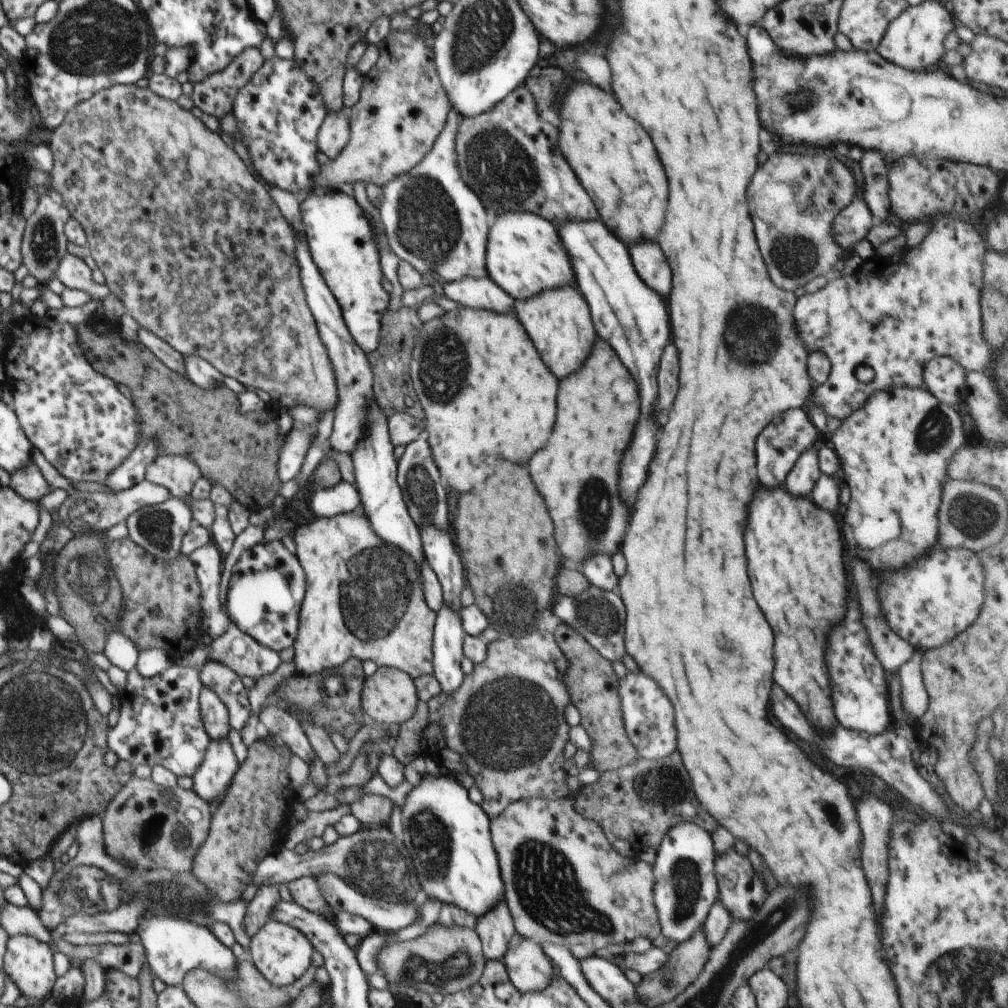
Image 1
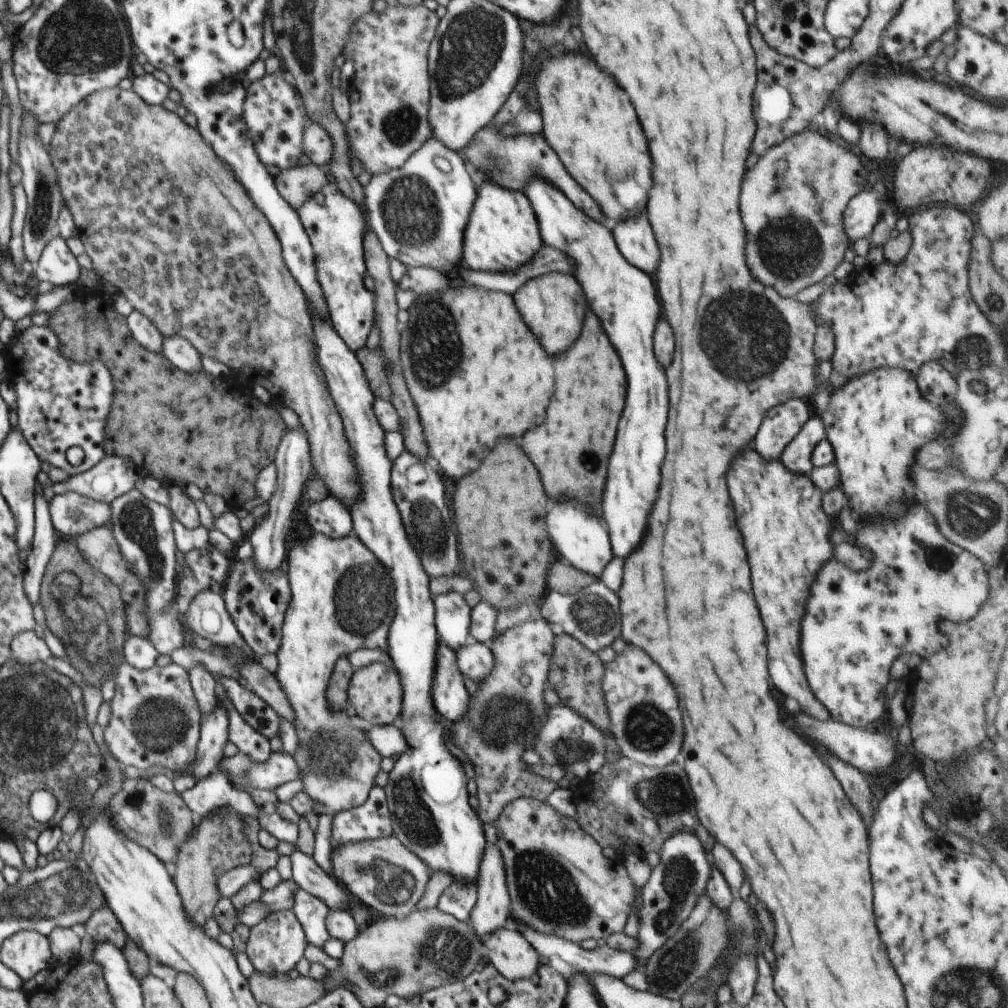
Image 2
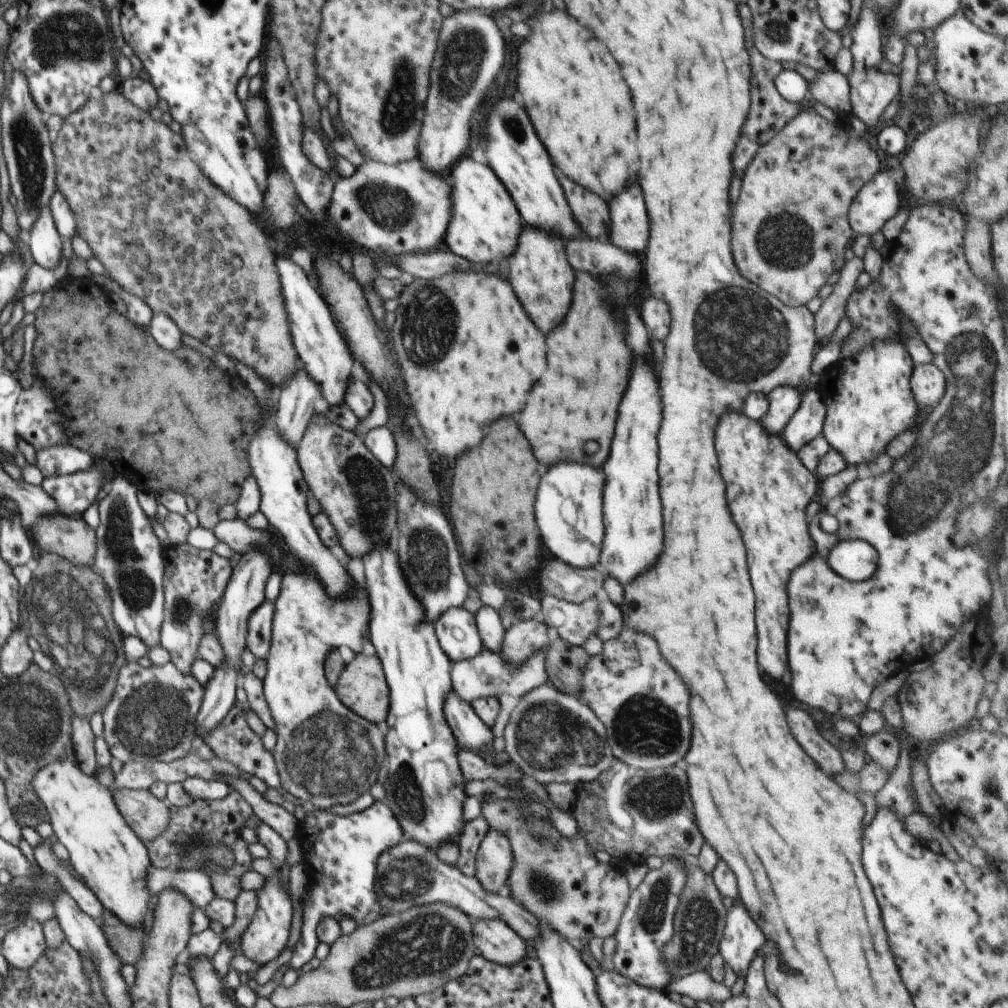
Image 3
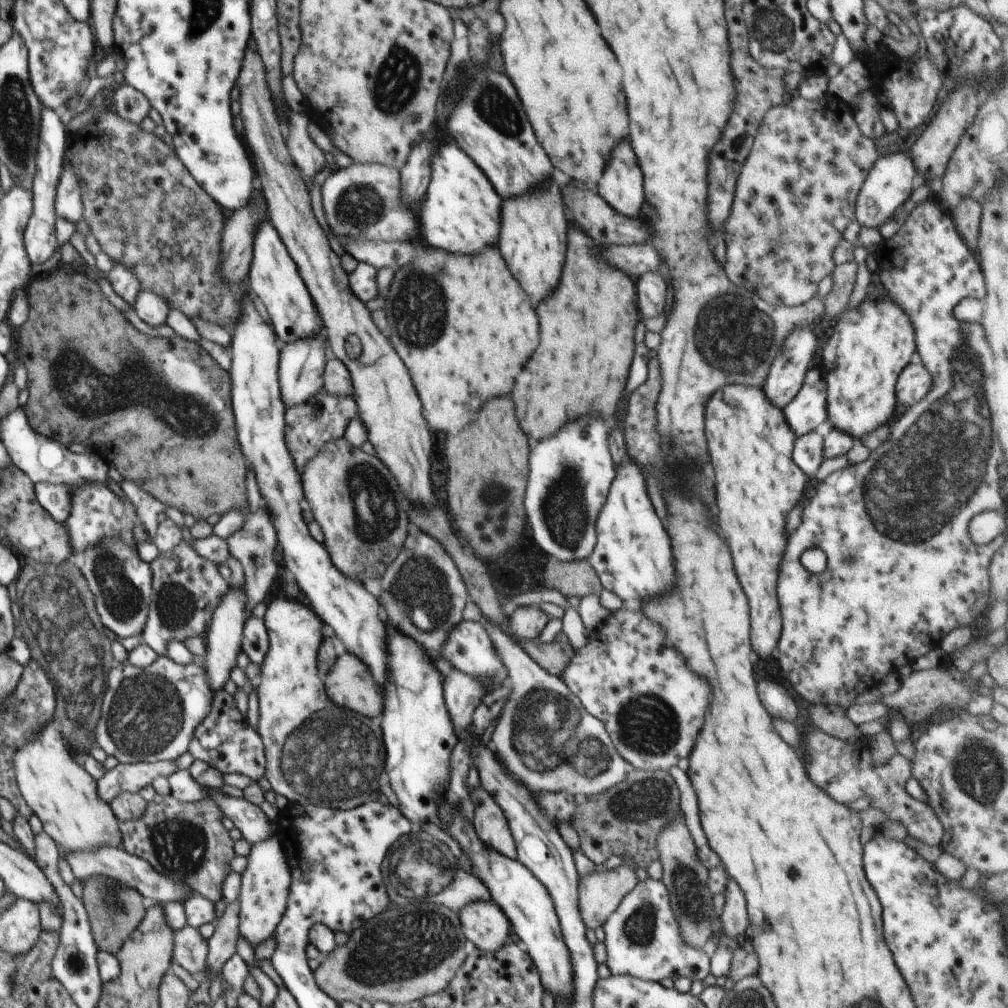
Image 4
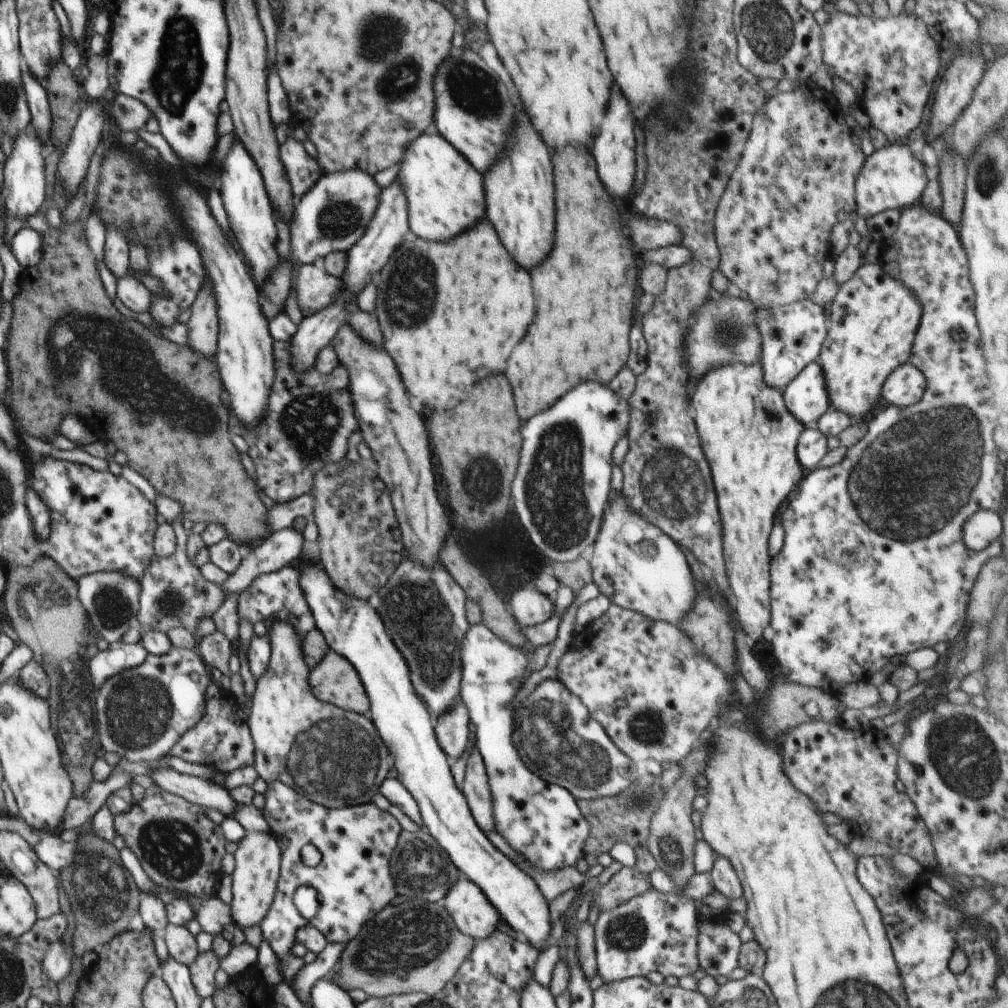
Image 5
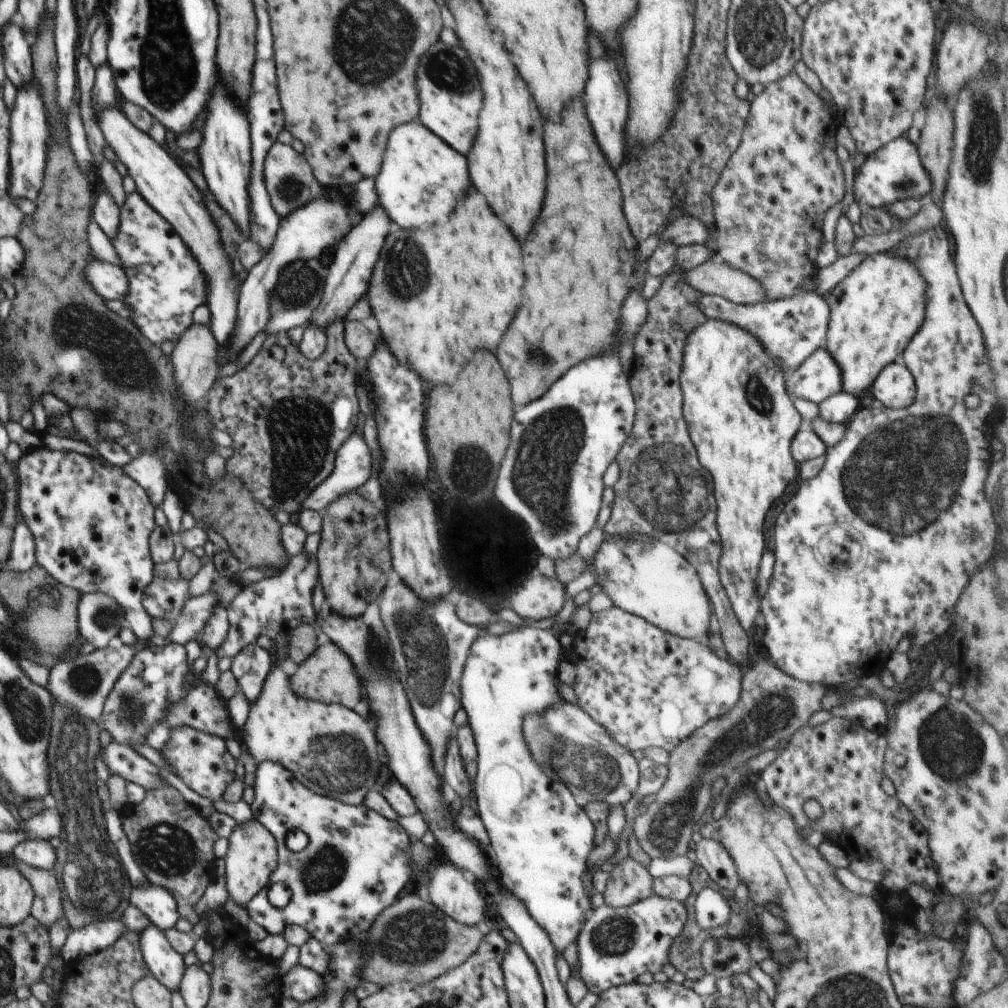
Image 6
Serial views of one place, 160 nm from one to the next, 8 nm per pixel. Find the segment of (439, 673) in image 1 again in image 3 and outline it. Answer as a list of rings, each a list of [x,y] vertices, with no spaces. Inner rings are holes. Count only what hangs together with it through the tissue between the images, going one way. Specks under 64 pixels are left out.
[[[452,689],[444,702],[444,715],[460,748],[475,751],[476,754],[485,750],[494,752],[491,730],[478,718],[472,706]]]

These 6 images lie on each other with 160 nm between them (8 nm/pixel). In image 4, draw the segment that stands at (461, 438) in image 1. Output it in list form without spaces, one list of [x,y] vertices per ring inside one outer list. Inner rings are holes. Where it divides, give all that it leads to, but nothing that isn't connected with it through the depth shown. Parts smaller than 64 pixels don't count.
[[[488,248],[476,258],[444,250],[428,250],[428,256],[420,254],[412,264],[394,274],[390,290],[384,297],[383,310],[390,324],[390,342],[410,370],[422,402],[422,414],[428,428],[436,434],[458,434],[478,418],[472,414],[474,408],[478,410],[488,398],[510,394],[514,388],[514,376],[520,374],[540,344],[538,316],[520,284],[508,272],[498,248]],[[430,318],[434,318],[434,328],[426,328]]]

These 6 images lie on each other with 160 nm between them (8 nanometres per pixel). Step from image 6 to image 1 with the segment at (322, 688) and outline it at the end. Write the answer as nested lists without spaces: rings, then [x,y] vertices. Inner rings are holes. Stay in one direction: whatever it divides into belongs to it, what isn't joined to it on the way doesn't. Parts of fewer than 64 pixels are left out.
[[[379,667],[375,674],[366,678],[361,694],[361,707],[364,714],[374,718],[382,726],[401,725],[417,709],[419,698],[413,678],[396,667]]]

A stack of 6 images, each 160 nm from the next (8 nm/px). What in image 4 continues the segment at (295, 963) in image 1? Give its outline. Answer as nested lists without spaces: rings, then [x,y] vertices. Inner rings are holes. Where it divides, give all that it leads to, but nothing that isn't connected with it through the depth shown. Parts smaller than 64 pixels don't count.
[[[274,834],[267,841],[252,845],[250,854],[247,856],[248,865],[241,874],[242,885],[238,898],[241,904],[239,929],[241,936],[250,943],[253,949],[263,940],[274,938],[281,916],[286,910],[291,889],[287,857],[278,834]]]

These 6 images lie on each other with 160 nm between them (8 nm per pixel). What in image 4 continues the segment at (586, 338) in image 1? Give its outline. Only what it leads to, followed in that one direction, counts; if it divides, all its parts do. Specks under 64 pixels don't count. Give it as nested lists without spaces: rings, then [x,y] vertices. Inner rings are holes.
[[[554,182],[544,186],[544,190],[526,194],[524,198],[504,200],[498,248],[508,264],[508,270],[520,282],[522,290],[526,292],[534,308],[544,298],[548,298],[560,282],[566,256],[566,242],[568,242],[568,222],[560,198],[560,188]]]

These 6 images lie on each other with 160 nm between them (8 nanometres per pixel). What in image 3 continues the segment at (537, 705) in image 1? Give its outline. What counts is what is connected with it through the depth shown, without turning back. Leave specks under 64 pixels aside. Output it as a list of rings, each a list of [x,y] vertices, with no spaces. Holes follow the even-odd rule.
[[[536,619],[520,620],[505,630],[500,654],[512,666],[520,666],[536,650],[546,649],[549,644],[545,623]]]

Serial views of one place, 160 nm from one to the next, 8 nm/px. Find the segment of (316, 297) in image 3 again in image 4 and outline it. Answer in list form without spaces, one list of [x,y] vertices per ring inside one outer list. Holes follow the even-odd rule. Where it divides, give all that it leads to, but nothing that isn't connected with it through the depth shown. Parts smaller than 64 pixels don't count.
[[[268,216],[264,220],[257,227],[258,234],[255,233],[253,257],[248,271],[250,288],[262,300],[262,304],[266,306],[266,312],[272,320],[272,328],[275,334],[286,344],[300,339],[314,338],[321,331],[324,333],[324,326],[318,314],[316,314],[314,302],[312,302],[308,290],[306,290],[306,286],[304,286],[304,282],[298,274],[294,260],[290,258],[286,246],[282,244],[280,235],[269,222]]]

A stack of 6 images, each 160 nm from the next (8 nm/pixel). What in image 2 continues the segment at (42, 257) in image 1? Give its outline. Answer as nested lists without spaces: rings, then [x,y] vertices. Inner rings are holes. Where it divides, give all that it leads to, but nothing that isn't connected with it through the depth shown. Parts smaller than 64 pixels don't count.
[[[25,109],[22,111],[20,118],[18,166],[20,166],[23,173],[20,183],[24,188],[28,202],[22,240],[24,240],[26,259],[36,266],[40,256],[42,256],[42,250],[48,244],[48,240],[59,235],[57,220],[60,208],[64,204],[59,184],[56,182],[56,169],[55,166],[52,166],[50,149],[44,146],[44,142],[40,142],[40,138],[38,138],[38,120],[36,120],[32,112]]]

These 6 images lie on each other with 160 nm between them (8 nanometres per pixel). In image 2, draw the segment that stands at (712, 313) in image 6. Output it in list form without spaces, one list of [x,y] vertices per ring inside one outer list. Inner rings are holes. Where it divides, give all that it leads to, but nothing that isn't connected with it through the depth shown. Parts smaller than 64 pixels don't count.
[[[792,399],[776,405],[768,412],[754,438],[756,452],[764,460],[778,461],[809,418],[805,400]]]

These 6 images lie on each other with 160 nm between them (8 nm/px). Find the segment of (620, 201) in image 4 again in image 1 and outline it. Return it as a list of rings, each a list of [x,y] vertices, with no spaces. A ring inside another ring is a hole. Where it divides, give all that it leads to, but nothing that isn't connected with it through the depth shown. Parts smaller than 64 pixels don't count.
[[[658,244],[630,246],[630,256],[636,272],[640,274],[640,278],[644,278],[646,286],[658,292],[662,298],[670,296],[672,274],[660,246]]]

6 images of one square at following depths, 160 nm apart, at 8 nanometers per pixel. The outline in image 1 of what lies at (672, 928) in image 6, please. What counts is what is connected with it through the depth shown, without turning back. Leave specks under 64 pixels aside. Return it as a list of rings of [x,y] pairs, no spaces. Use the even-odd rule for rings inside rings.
[[[679,822],[665,832],[653,864],[653,893],[662,935],[681,943],[701,930],[710,909],[719,900],[716,855],[710,834],[692,822]]]

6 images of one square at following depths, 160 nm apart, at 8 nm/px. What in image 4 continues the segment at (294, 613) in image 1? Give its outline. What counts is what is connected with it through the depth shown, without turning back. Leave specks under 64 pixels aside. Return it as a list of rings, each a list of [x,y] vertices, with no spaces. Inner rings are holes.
[[[252,614],[243,626],[242,651],[260,666],[268,649],[269,636],[264,619]]]

